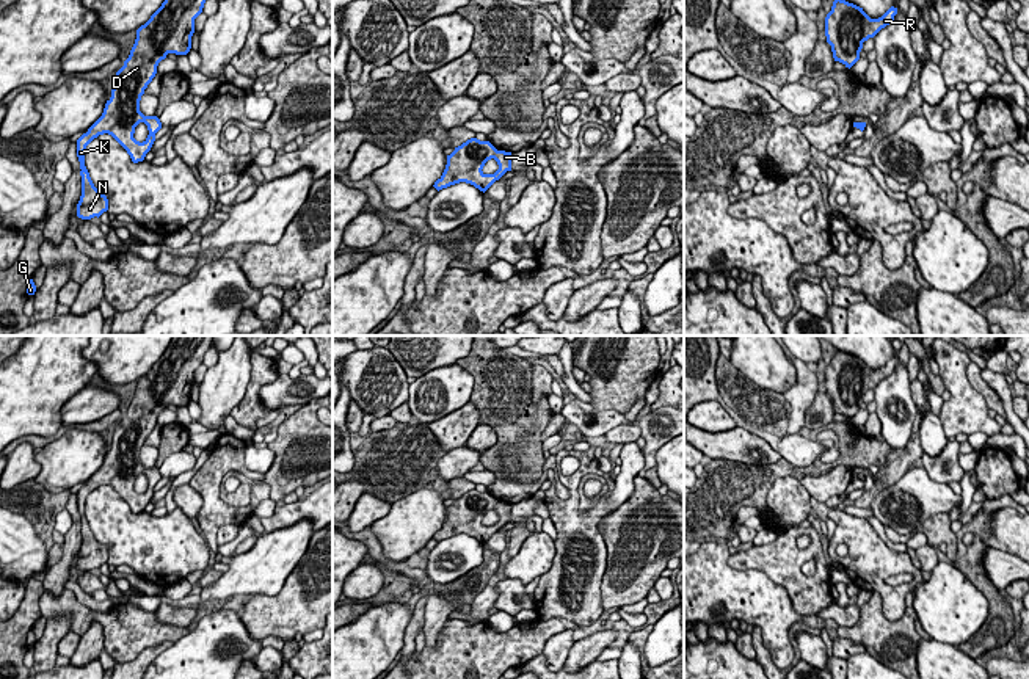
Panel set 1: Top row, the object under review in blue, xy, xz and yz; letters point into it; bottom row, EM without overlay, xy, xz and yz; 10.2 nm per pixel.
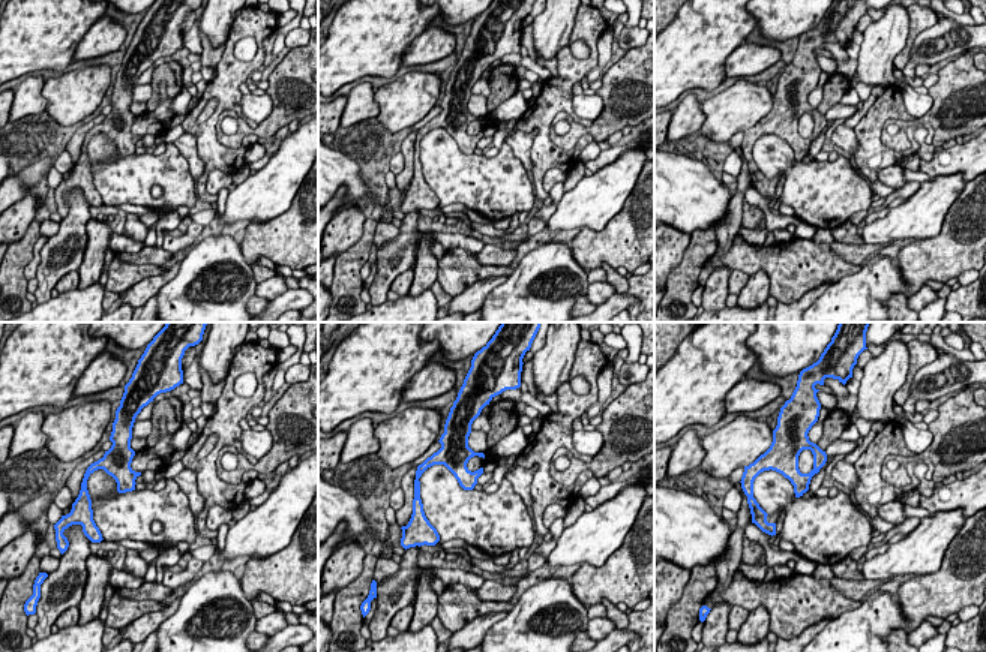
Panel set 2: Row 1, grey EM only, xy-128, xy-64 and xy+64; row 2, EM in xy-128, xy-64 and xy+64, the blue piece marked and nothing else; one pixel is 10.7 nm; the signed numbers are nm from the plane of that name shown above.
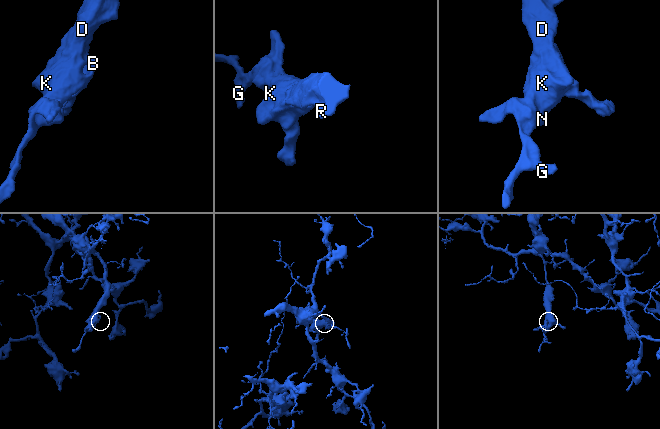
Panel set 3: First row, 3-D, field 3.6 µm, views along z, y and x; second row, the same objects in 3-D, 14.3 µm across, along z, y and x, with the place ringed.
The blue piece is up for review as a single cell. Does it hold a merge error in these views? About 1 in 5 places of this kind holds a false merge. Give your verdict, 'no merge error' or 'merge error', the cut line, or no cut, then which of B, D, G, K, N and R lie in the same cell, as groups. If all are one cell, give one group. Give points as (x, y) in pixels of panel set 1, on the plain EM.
no merge error; cut none; groups B D G K N R

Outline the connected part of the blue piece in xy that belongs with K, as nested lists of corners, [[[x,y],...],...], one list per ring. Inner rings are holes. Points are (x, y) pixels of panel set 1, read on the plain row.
[[[174,336],[151,370],[136,381],[136,390],[124,417],[116,423],[111,448],[107,452],[102,467],[77,491],[77,508],[80,513],[82,547],[77,555],[77,568],[91,571],[108,561],[108,550],[94,538],[89,524],[85,517],[86,497],[99,486],[111,486],[130,507],[133,514],[143,513],[151,502],[155,485],[162,480],[157,467],[144,467],[140,463],[140,452],[144,441],[157,425],[157,417],[168,405],[187,406],[191,400],[191,387],[195,384],[195,370],[202,364],[205,351],[210,348],[212,336]],[[144,474],[149,486],[140,494],[133,489],[135,478]]]

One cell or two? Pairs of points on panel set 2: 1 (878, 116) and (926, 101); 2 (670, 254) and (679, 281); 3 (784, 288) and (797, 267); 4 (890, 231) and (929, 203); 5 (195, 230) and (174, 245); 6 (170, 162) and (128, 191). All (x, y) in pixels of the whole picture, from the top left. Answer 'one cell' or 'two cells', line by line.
1: two cells
2: two cells
3: one cell
4: one cell
5: one cell
6: one cell

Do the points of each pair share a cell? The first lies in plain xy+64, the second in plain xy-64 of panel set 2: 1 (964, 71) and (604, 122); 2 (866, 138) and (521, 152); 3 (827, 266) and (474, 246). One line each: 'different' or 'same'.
1: same
2: different
3: different

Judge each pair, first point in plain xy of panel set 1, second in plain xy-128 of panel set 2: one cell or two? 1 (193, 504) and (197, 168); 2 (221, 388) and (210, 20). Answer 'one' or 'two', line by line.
1: one
2: one

